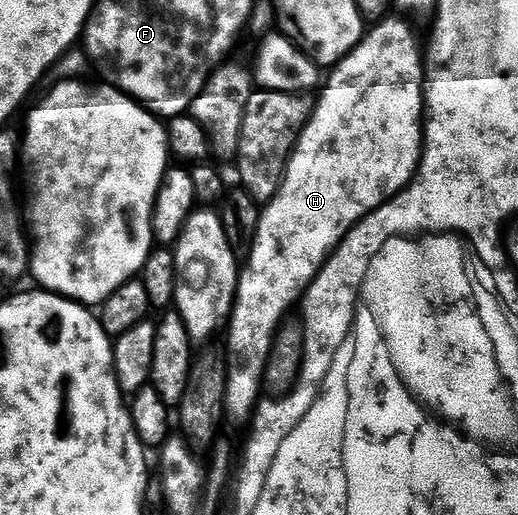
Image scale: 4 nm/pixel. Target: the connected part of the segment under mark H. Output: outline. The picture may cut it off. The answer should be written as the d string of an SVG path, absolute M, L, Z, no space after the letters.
M395 16L389 17L387 20L373 25L365 33L363 40L357 44L356 49L351 54L347 54L341 62L336 63L334 69L329 74L332 75L329 78L327 75L326 85L323 87L323 90L325 89L324 95L321 96L320 103L317 106L315 103L308 119L308 124L305 126L304 131L300 133L299 140L296 141L296 149L292 151L292 159L287 163L288 170L284 174L284 182L280 186L280 192L271 202L263 207L252 251L246 256L248 267L243 267L240 270L240 281L236 283L236 304L232 307L232 317L230 319L232 335L228 338L228 350L226 349L230 365L228 368L226 400L224 401L227 413L231 417L232 414L236 418L245 418L245 420L253 417L254 411L262 398L260 386L262 390L262 387L265 385L264 373L266 372L268 357L272 351L272 340L278 327L285 321L286 315L284 313L296 301L296 305L301 301L302 295L311 286L324 263L332 257L333 250L347 238L348 231L352 227L357 226L367 214L374 213L377 208L396 197L401 190L405 190L409 182L416 177L416 172L420 165L424 148L424 127L426 125L426 58L422 53L422 42L420 46L415 32L406 23L399 22Z

